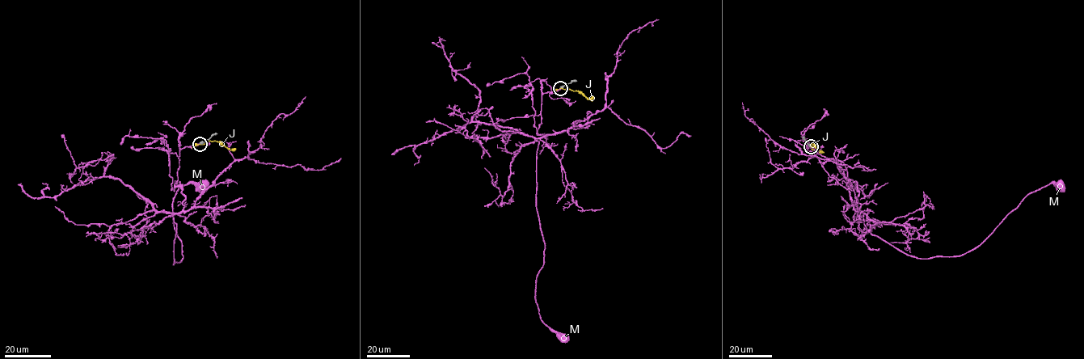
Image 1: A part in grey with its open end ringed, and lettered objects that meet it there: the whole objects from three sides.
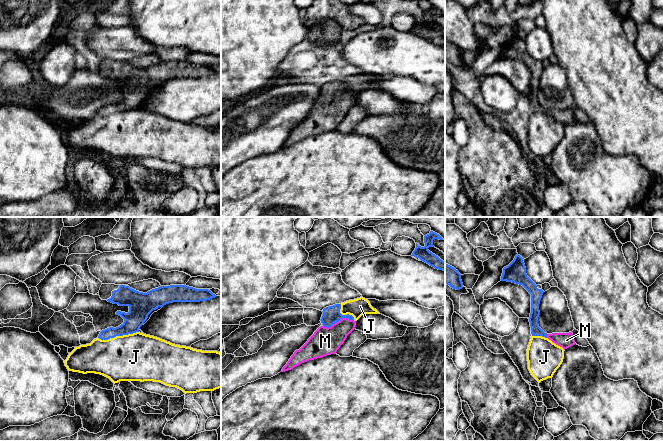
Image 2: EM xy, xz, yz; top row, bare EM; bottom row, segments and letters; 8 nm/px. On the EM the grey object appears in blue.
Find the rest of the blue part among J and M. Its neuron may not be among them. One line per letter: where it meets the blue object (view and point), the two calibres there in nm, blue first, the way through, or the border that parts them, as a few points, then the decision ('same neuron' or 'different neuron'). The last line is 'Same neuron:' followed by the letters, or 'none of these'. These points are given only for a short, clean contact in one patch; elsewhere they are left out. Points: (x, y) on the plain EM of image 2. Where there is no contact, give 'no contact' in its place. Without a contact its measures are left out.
J: meets blue in xy at (118, 111); 160 nm thick on the blue side, 380 nm on the other; border along xy (138, 107), (132, 110), (116, 111), (107, 115), (98, 114); different neuron
M: meets blue in xz at (338, 96); 140 nm thick on the blue side, 220 nm on the other; runs through xz (331, 90), (338, 96), (334, 108), (325, 117); same neuron
Same neuron: M

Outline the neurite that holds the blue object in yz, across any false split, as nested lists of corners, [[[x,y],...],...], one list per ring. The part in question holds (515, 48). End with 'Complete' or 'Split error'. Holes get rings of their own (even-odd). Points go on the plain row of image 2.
[[[516,31],[514,36],[503,44],[501,57],[512,58],[522,61],[531,70],[531,89],[529,93],[532,112],[542,112],[548,114],[564,126],[575,121],[573,109],[545,109],[538,101],[540,91],[539,80],[544,67],[541,61],[536,61],[526,50],[526,43],[520,31]]]. Split error

